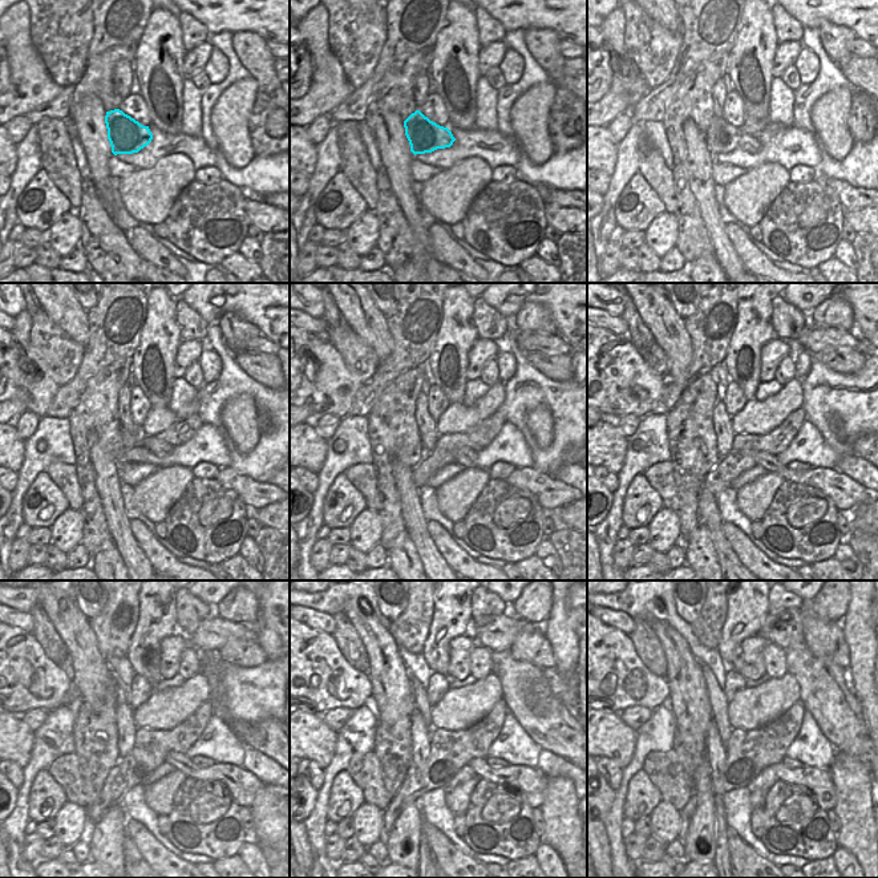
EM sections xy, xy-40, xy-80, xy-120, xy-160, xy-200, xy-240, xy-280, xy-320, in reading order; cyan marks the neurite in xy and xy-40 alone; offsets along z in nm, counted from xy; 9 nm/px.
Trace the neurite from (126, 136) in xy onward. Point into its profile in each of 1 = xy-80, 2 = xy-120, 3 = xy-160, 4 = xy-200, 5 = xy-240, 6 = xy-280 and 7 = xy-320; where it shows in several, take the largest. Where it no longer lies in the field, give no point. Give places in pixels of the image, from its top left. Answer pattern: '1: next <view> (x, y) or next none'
1: next xy-80 (721, 137)
2: next xy-120 (132, 436)
3: next xy-160 (466, 457)
4: next xy-200 (846, 493)
5: next xy-240 (242, 785)
6: next xy-280 (530, 783)
7: next xy-320 (818, 781)

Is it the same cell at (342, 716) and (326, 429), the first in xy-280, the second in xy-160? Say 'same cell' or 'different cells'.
same cell

